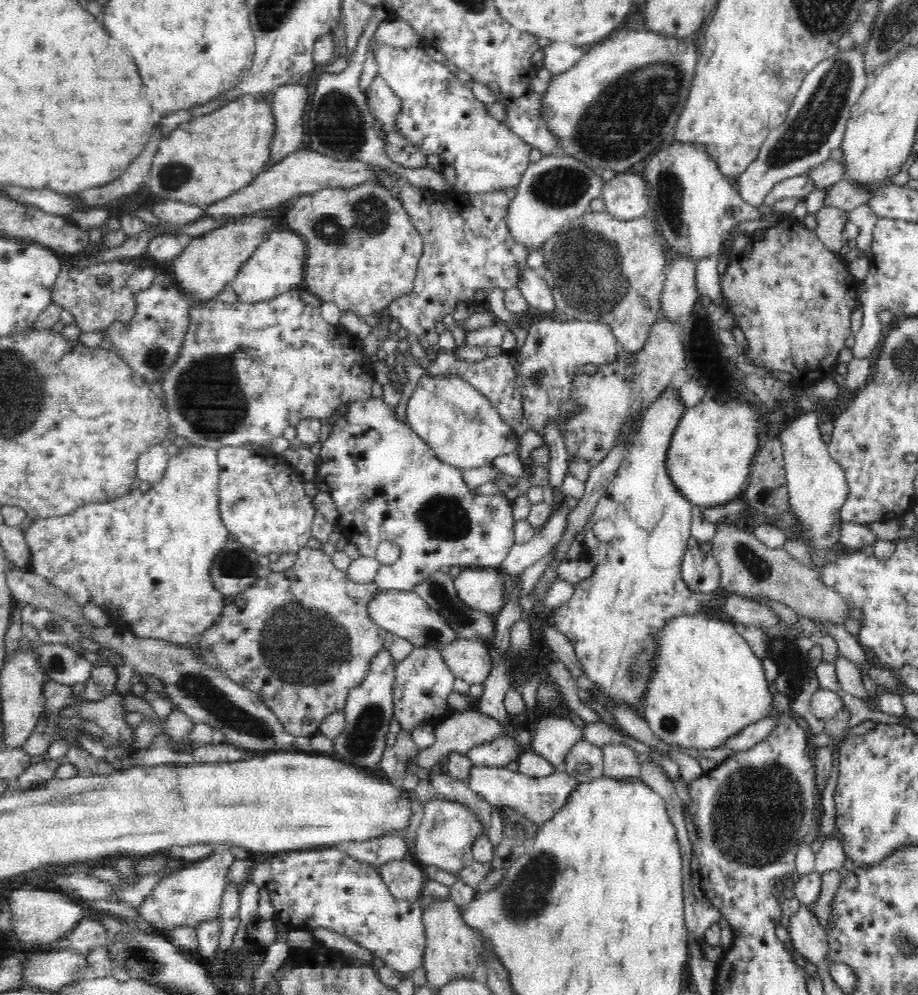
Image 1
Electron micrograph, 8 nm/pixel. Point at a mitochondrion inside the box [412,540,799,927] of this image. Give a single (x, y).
(629, 671)

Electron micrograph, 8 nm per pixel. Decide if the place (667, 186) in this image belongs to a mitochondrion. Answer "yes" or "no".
yes

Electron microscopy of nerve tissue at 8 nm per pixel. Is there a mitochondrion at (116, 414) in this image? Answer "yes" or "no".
no

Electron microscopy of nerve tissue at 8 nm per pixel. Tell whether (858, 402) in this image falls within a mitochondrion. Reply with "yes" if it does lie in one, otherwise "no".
no

